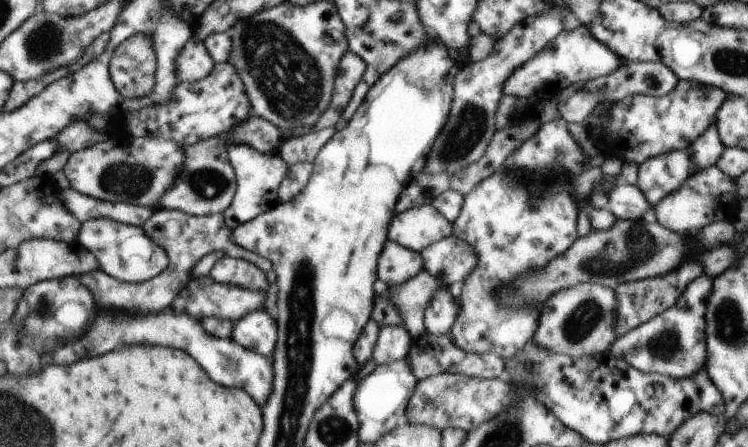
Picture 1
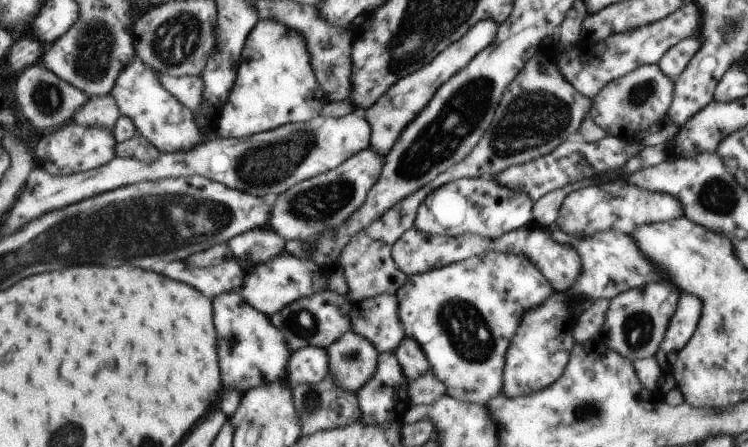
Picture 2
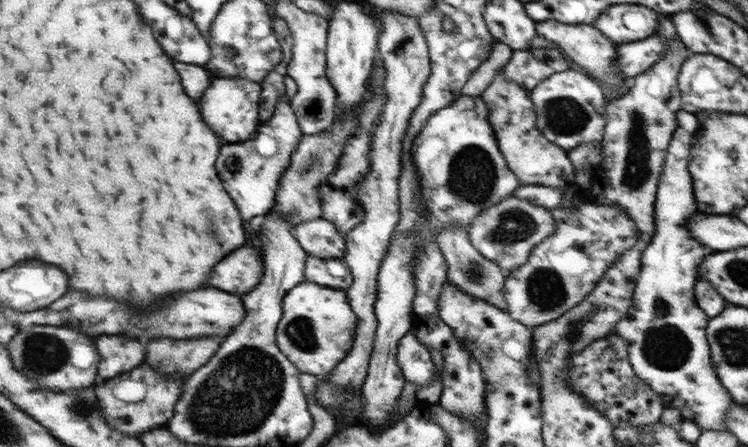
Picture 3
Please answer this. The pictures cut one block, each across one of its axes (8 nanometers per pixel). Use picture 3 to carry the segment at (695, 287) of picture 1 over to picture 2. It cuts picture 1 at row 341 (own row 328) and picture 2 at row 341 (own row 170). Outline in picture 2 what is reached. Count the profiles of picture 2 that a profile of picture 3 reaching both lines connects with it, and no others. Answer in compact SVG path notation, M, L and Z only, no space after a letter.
M681 292L676 312L670 319L658 352L654 356L665 373L672 372L678 353L692 338L698 320L700 320L700 298Z

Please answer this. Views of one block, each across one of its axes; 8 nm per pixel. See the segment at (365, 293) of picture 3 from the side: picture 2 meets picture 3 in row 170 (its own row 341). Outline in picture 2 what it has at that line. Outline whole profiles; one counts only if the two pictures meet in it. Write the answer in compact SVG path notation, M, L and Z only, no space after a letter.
M395 294L358 301L349 312L352 331L371 341L380 353L396 351L406 337L398 311Z

